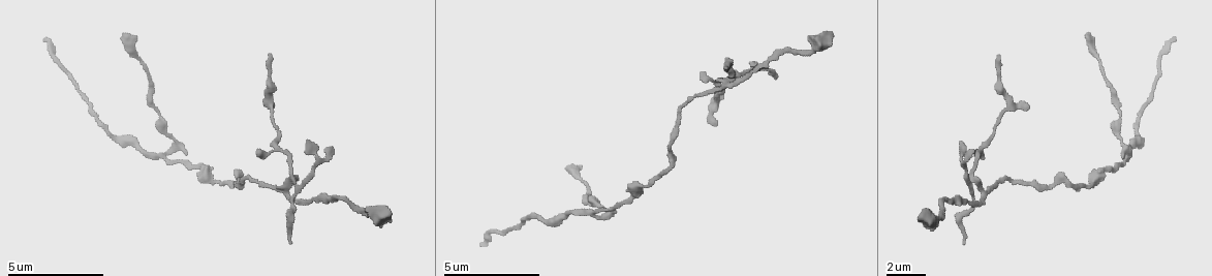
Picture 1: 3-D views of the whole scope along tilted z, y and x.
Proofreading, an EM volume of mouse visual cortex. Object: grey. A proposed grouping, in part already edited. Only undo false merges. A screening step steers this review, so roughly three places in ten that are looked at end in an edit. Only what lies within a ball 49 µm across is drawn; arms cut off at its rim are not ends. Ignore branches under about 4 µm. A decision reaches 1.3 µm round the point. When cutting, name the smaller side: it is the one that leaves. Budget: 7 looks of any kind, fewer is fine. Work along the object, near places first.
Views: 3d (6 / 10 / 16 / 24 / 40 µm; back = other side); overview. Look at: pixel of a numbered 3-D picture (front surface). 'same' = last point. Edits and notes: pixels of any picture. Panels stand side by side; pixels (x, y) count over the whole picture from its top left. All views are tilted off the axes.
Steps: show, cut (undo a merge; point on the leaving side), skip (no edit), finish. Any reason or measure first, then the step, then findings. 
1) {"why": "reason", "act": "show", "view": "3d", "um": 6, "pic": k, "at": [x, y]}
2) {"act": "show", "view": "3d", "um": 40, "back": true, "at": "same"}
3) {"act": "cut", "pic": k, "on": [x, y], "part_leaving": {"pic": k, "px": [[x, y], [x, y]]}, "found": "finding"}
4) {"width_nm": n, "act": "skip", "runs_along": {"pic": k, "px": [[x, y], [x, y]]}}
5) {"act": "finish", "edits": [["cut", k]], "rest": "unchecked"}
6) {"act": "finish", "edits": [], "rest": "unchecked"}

{"why": "four or more arms meet", "act": "show", "view": "3d", "um": 10, "pic": 1, "at": [738, 75]}

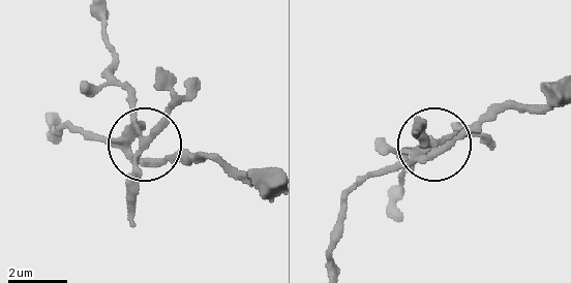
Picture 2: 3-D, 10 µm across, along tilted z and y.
{"why": "other side", "act": "show", "view": "3d", "um": 10, "back": true, "pic": 2, "at": [143, 148]}

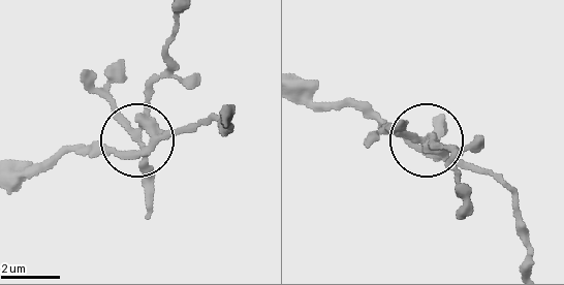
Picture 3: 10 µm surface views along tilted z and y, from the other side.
{"arms": 5, "act": "cut", "pic": 3, "on": [147, 162], "part_leaving": {"pic": 3, "px": [[143, 118], [167, 60], [175, 14]]}, "found": "two neurons meet here"}

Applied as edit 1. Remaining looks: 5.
{"act": "show", "view": "3d", "um": 16, "pic": 1, "at": [661, 173]}

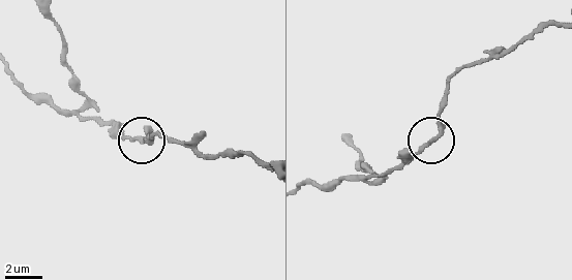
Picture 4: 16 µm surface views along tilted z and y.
{"width_nm": 210, "act": "skip", "runs_along": {"pic": 4, "px": [[432, 138], [441, 126], [446, 82]]}, "found": "one neuron here"}

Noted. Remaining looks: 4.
{"why": "three arms meet", "act": "show", "view": "3d", "um": 16, "pic": 1, "at": [605, 214]}

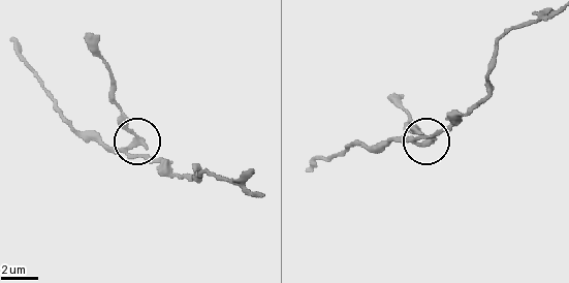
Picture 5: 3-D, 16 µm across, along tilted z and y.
{"width_nm": 220, "act": "cut", "pic": 5, "on": [123, 120], "found": "two neurons meet here"}

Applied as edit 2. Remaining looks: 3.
{"act": "finish", "edits": [["cut", 3], ["cut", 5]], "rest": "unchecked"}

